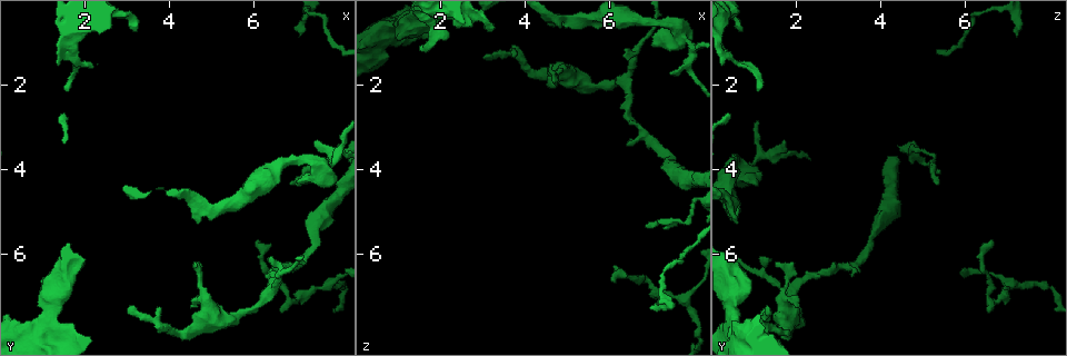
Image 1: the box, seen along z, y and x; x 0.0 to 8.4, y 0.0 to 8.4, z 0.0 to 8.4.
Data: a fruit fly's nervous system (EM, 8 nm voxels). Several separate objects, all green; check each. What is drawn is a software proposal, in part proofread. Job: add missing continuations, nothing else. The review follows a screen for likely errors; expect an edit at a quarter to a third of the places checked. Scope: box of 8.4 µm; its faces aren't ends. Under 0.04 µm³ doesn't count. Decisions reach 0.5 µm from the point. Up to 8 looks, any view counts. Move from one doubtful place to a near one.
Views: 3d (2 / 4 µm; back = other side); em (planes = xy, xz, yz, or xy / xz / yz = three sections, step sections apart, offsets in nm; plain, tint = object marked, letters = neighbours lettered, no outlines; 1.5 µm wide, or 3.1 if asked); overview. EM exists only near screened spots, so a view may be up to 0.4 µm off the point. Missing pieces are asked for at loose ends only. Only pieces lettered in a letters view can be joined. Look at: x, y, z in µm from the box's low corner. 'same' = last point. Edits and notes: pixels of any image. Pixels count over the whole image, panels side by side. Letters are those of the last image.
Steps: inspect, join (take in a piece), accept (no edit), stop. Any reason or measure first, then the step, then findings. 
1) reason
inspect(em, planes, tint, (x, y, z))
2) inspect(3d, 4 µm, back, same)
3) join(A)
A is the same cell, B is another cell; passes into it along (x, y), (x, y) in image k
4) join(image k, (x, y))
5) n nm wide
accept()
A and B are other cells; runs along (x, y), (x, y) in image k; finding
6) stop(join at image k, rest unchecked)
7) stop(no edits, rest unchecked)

an open end
inspect(em, xy, step 4, letters, (6.40, 6.35, 3.40))

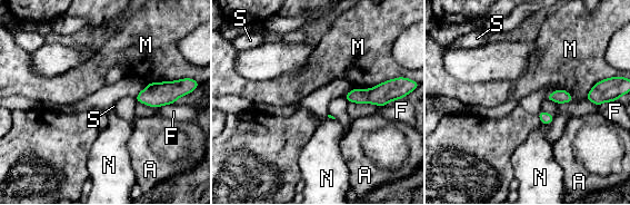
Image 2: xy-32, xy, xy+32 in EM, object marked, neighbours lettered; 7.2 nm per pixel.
M touches over 280 nm
accept()
A, F, M, N and S are other cells; border along (391, 78), (369, 88), (356, 88) in image 2; no lettered piece goes on from it

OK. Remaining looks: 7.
an open end
inspect(em, xz, step 8, letters, (7.50, 3.35, 1.80))

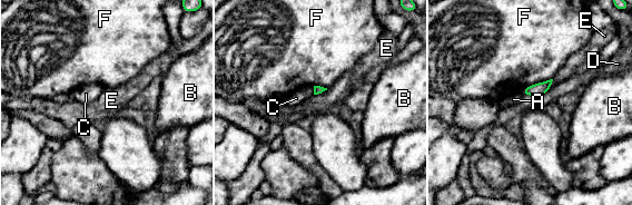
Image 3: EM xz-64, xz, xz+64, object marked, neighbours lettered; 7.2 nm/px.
accept()
A, B, C, D, E and F are other cells; none of them fits

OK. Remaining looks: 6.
thin end
inspect(3d, 4 µm, (3.20, 0.75, 0.70))

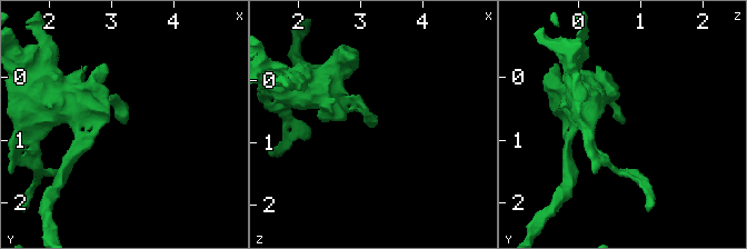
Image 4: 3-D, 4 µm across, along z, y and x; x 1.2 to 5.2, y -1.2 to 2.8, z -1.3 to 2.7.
inspect(em, planes, letters, (3.25, 0.70, 0.65))

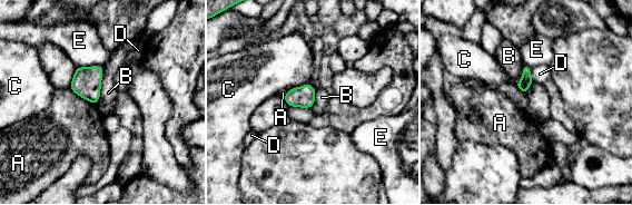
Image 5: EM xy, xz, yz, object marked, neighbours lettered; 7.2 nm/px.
accept()
A, B, C, D and E are other cells; border along (102, 66), (100, 97), (98, 100) in image 5; none of them fits

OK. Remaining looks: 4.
stop(no edits, rest unchecked)

